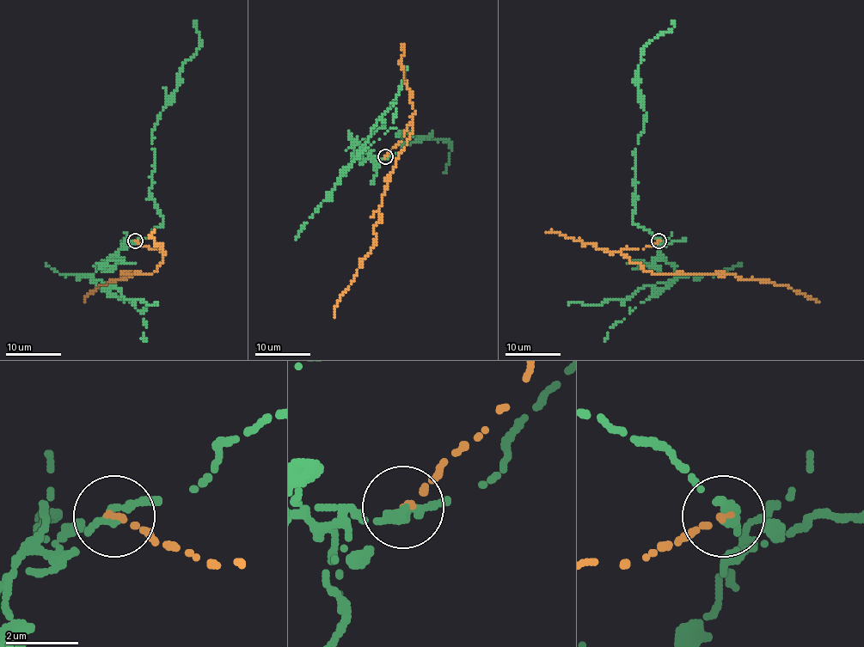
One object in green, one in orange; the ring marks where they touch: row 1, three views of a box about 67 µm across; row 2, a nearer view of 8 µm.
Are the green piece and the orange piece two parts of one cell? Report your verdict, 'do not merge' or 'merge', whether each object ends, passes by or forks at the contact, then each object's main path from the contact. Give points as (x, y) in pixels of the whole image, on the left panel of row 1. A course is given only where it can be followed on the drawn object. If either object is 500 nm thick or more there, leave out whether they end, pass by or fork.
do not merge | green passes by | orange ends | green via (136, 241), (163, 223), (150, 191), (152, 129), (177, 88), (181, 66), (199, 45), (197, 20) | orange via (136, 241), (161, 248), (162, 262), (156, 271), (150, 275), (125, 275), (123, 279), (100, 286), (84, 302)

